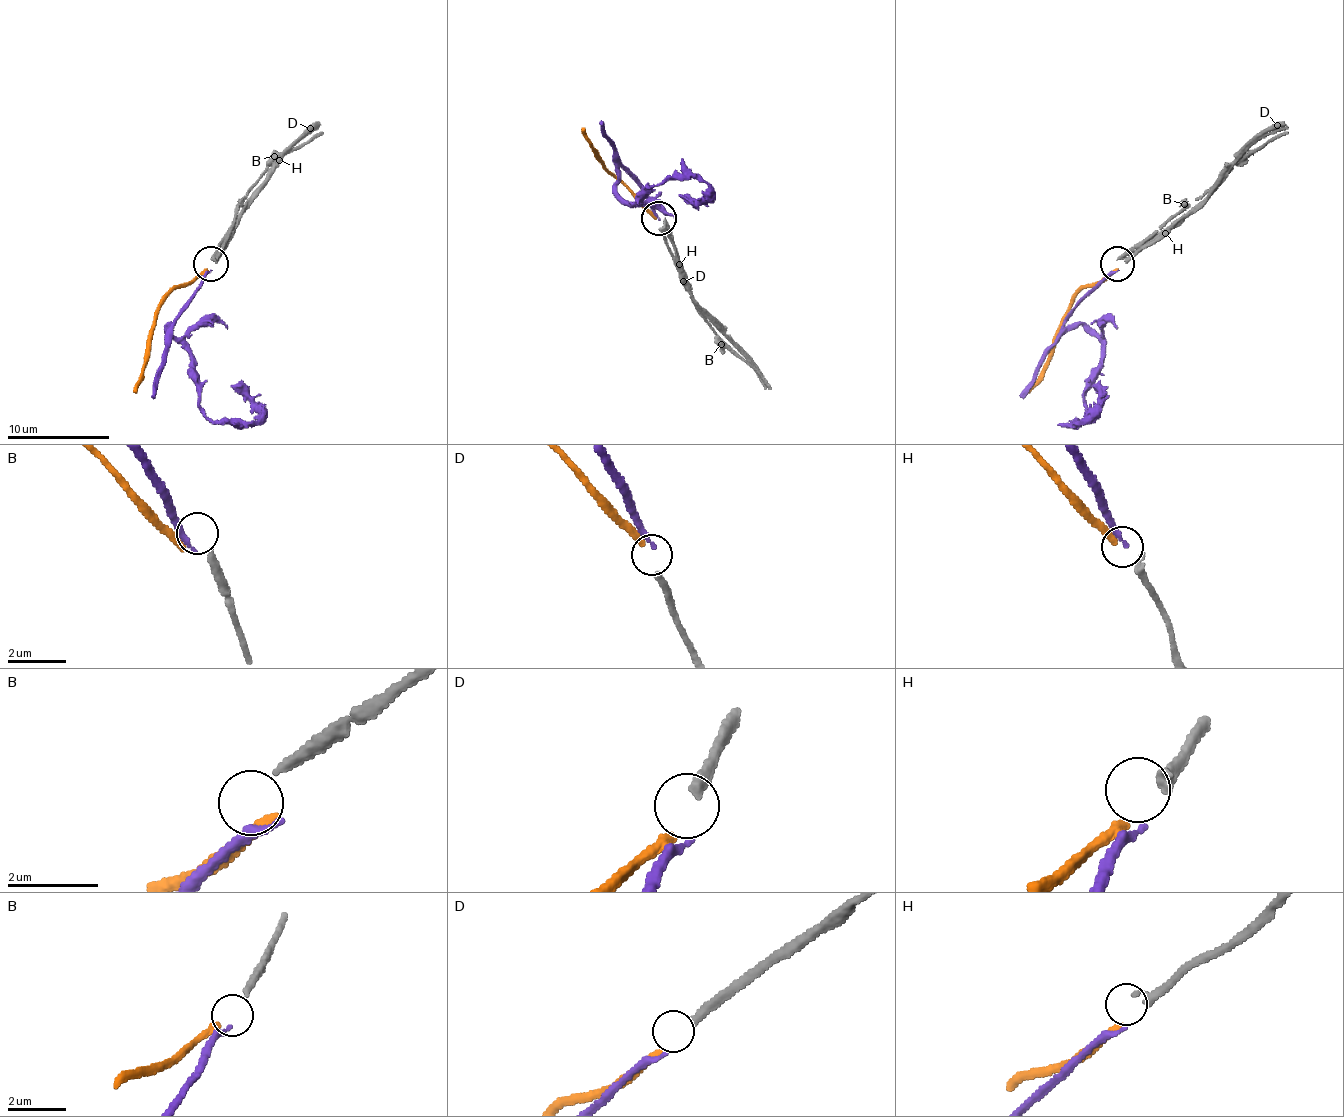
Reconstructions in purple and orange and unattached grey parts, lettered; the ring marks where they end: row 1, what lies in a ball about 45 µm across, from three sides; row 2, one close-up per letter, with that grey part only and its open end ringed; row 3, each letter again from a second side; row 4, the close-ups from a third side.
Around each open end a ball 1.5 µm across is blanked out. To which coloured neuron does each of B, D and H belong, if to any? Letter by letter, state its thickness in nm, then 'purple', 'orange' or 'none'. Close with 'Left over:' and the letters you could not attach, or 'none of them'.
B: calibre 200 nm; none
D: calibre 280 nm; orange
H: calibre 260 nm; purple
Left over: B

